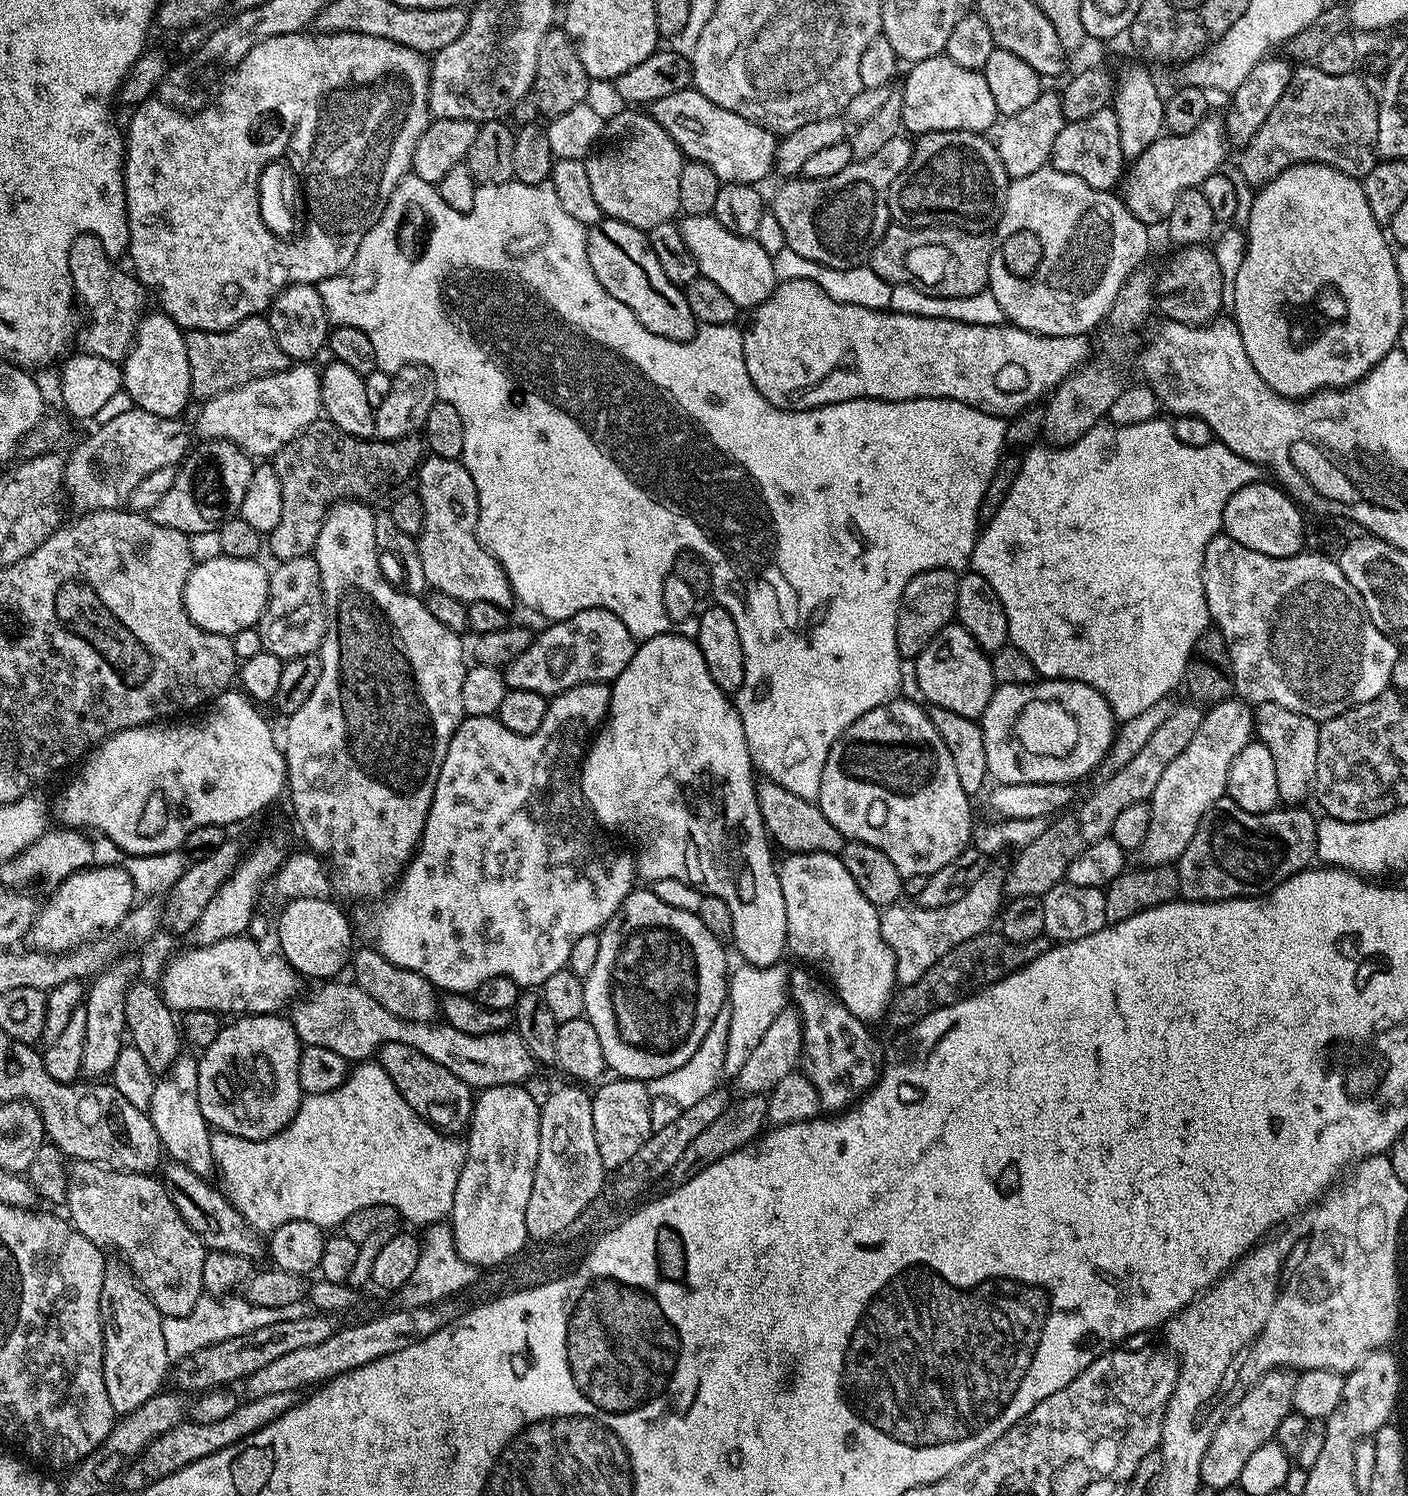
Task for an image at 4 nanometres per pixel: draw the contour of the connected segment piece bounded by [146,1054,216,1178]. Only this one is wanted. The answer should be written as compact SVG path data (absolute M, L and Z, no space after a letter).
M181 1054L167 1073L161 1075L154 1086L154 1096L146 1109L150 1122L160 1139L160 1147L173 1161L205 1178L213 1175L216 1163L212 1157L213 1129L206 1122L198 1106L198 1060L195 1055Z

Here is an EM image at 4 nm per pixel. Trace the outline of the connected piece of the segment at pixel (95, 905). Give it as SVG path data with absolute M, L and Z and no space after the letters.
M83 868L80 872L70 874L63 882L55 885L52 897L48 900L48 905L41 907L36 915L36 920L32 924L32 929L28 931L27 939L32 940L31 947L38 952L73 952L78 946L87 944L88 941L97 939L101 934L111 933L122 923L132 911L138 900L138 893L134 882L130 882L130 876L126 870L121 868Z

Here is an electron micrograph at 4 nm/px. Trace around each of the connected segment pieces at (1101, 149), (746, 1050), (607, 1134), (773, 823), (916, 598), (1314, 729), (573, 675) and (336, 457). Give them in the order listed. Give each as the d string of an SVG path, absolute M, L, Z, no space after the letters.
M1111 107L1098 110L1098 114L1090 114L1090 118L1065 123L1062 134L1058 134L1058 139L1054 141L1050 164L1066 174L1080 176L1082 182L1094 186L1094 190L1113 191L1121 183L1126 161L1122 142L1118 142L1118 118Z
M741 963L740 969L731 973L728 982L726 1011L730 1014L730 1034L726 1038L726 1062L724 1071L735 1074L746 1066L746 1058L754 1054L759 1040L766 1035L770 1022L778 1018L783 1008L790 1004L790 972L783 963L770 966L754 966Z
M612 1078L609 1084L603 1084L592 1096L594 1138L598 1142L598 1154L602 1154L605 1169L619 1170L623 1164L630 1162L630 1158L634 1158L634 1154L638 1154L642 1142L653 1134L650 1126L653 1096L648 1092L647 1083L642 1080Z
M767 778L759 781L756 797L764 819L764 829L777 849L785 848L783 851L788 854L817 852L831 856L839 856L844 849L846 841L843 834L838 830L838 826L830 823L830 818L826 818L826 814L822 814L816 800L798 798L798 794L790 794L790 790L778 786L778 782Z
M935 568L926 570L914 578L910 578L906 590L902 590L900 609L898 610L898 626L896 641L901 657L915 658L926 650L928 643L948 624L953 623L958 602L958 582L960 576L951 568Z
M1258 704L1254 708L1254 732L1259 743L1270 750L1274 758L1274 774L1278 774L1278 794L1288 806L1301 803L1304 795L1309 795L1314 782L1314 770L1318 766L1318 734L1320 724L1306 714L1286 710L1277 704Z
M591 608L573 612L570 618L549 623L535 633L528 649L502 668L504 681L514 690L534 690L549 698L583 684L608 684L630 666L637 640L610 610Z
M321 418L302 430L274 457L274 467L278 474L278 482L282 482L282 518L278 526L267 533L266 548L272 551L273 561L279 562L290 558L312 556L318 542L318 530L322 530L322 522L333 504L341 500L359 500L373 502L383 492L391 490L395 484L400 484L404 479L411 477L420 467L420 461L426 455L426 445L419 435L403 436L397 440L363 440L351 436L329 424L327 419Z

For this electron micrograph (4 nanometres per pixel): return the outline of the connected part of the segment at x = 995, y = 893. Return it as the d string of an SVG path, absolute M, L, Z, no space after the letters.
M990 870L958 902L950 902L950 906L937 908L900 908L893 906L880 912L880 929L886 946L896 959L896 978L901 985L913 984L938 962L954 946L966 942L966 938L974 938L978 934L989 931L997 919L1006 896L1006 884L1003 879L995 876L995 871Z

